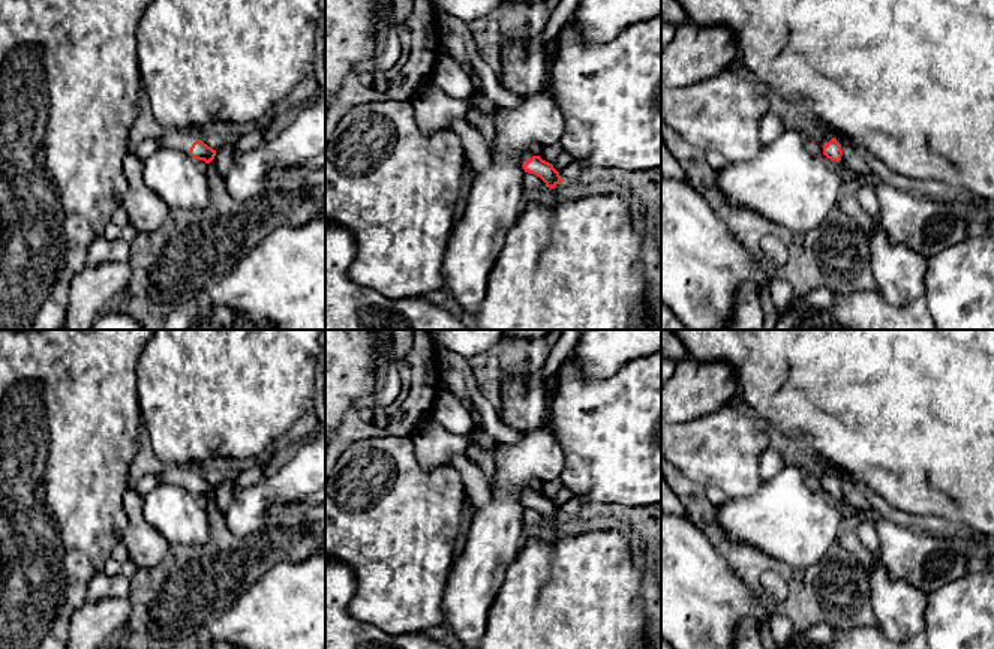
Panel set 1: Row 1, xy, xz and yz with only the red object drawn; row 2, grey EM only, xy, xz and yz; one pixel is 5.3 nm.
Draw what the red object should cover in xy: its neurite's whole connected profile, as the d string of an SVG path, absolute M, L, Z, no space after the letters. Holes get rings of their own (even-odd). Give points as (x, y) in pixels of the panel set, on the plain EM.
M169 466L165 471L157 474L159 481L168 481L171 484L181 484L187 487L192 493L210 499L216 486L208 483L199 475L199 471L192 466Z

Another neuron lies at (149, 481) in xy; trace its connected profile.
M145 474L145 475L142 475L142 477L136 481L133 490L135 490L138 495L144 496L144 495L147 495L150 490L153 490L159 483L160 483L160 481L159 481L159 478L157 478L156 474Z

